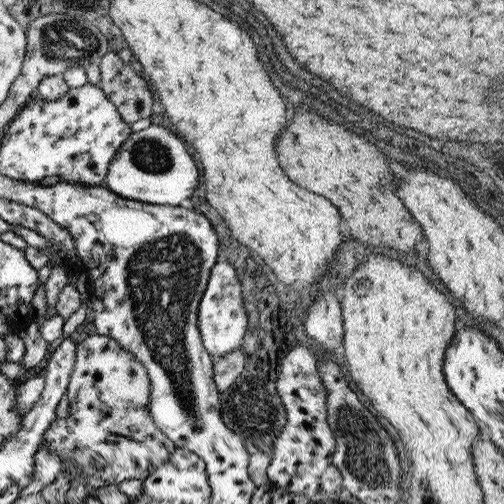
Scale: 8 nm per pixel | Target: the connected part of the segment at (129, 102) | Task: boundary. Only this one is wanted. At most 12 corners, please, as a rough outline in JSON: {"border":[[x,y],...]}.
{"border":[[115,52],[97,84],[130,125],[151,115],[151,92]]}

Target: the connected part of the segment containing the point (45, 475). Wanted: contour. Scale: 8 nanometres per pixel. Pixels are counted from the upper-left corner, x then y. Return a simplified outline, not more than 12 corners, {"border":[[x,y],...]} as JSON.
{"border":[[45,447],[33,455],[30,483],[19,498],[38,493],[60,473],[60,458]]}

